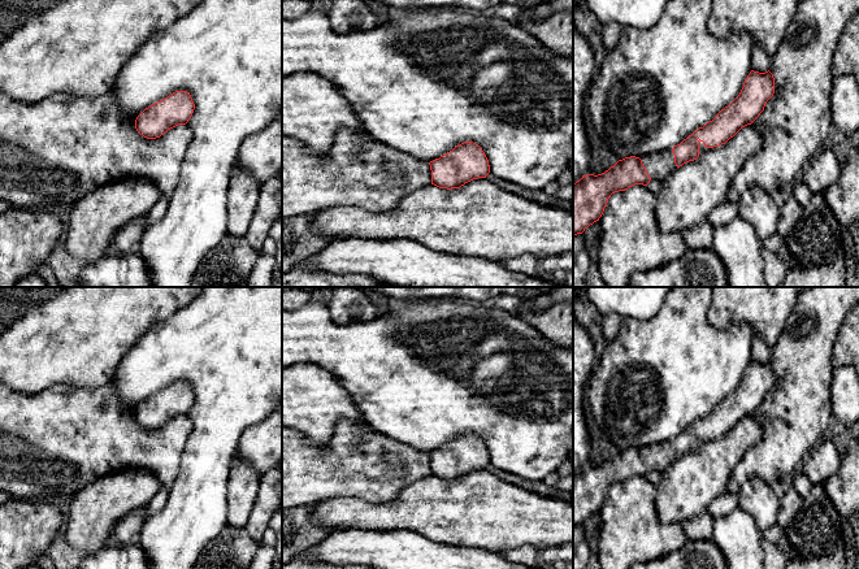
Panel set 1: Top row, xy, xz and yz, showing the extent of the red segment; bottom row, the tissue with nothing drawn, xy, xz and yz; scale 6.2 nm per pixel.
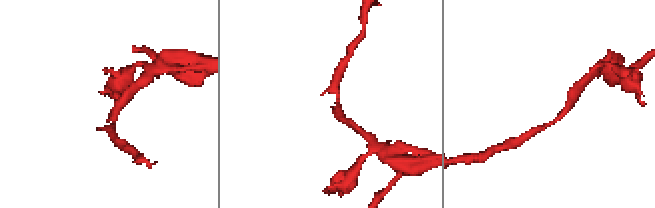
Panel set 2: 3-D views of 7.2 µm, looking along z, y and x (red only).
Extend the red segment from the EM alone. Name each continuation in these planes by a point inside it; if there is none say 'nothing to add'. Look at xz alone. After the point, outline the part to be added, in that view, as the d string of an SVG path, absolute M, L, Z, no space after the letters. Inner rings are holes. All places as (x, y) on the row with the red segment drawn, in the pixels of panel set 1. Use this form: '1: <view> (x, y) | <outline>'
nothing to add

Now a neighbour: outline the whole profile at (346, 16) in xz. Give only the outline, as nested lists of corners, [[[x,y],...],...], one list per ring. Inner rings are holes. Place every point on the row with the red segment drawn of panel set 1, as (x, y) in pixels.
[[[333,0],[326,16],[330,27],[342,35],[352,31],[373,30],[382,22],[365,0]]]

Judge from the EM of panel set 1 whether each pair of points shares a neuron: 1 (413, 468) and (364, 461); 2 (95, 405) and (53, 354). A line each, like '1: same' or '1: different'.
1: same
2: different

